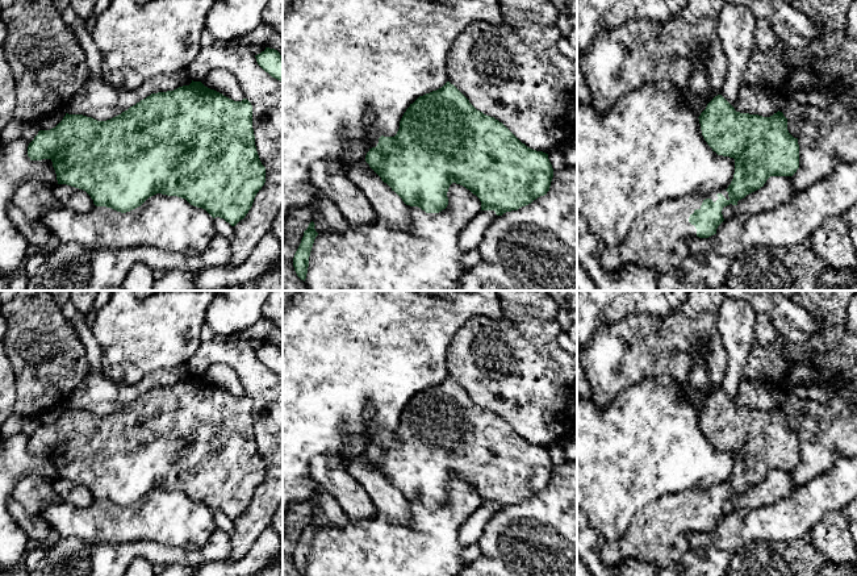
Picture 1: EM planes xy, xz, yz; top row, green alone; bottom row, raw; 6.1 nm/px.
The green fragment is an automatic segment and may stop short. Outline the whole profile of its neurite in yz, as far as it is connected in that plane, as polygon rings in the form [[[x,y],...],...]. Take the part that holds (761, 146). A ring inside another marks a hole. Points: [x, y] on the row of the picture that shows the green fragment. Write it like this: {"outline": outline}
{"outline": [[[715,96],[701,113],[699,124],[705,141],[718,155],[735,159],[735,174],[727,189],[710,193],[694,193],[678,200],[664,201],[640,214],[630,228],[622,243],[601,249],[601,266],[616,272],[627,264],[666,275],[676,270],[689,255],[687,239],[708,238],[716,234],[724,221],[724,206],[764,187],[770,176],[793,176],[799,168],[799,145],[787,130],[787,118],[782,112],[770,117],[740,113],[722,96]]]}

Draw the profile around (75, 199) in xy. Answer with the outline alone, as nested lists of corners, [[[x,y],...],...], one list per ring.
[[[67,184],[54,185],[54,196],[63,208],[70,208],[78,213],[88,212],[95,206],[93,200],[85,191]]]

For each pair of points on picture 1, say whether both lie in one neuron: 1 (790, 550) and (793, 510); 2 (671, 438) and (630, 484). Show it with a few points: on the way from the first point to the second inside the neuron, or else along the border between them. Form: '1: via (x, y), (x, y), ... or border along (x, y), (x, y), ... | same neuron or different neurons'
1: border along (803, 537), (785, 541), (759, 541) | different neurons
2: via (659, 450), (636, 472) | same neuron

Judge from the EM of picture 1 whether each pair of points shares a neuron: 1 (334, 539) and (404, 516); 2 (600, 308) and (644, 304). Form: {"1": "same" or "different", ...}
{"1": "different", "2": "same"}

